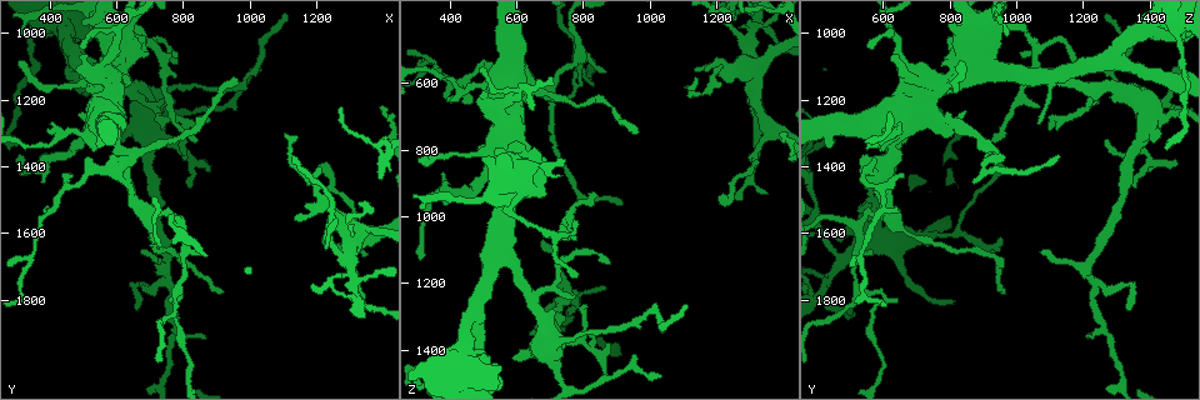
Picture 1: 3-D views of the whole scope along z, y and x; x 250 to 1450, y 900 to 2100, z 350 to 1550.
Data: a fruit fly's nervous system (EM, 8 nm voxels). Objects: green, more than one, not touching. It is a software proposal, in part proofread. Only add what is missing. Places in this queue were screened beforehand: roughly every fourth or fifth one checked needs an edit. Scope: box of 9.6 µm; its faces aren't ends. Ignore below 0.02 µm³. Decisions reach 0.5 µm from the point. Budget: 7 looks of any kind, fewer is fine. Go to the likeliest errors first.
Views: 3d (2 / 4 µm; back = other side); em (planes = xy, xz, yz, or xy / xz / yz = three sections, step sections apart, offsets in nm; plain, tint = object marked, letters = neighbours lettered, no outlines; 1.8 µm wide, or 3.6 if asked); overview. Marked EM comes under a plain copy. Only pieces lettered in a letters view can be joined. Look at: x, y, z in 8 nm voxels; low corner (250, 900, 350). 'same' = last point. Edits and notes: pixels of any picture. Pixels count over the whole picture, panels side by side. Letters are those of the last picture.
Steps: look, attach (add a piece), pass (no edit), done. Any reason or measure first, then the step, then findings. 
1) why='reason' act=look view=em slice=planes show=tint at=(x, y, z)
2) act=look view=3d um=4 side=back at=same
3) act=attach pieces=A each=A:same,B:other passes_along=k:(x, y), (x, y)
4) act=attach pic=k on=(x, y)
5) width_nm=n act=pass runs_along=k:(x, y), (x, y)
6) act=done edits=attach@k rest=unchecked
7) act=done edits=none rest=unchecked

why='thin end' act=look view=em slice=planes show=letters at=(1330, 1810, 810)

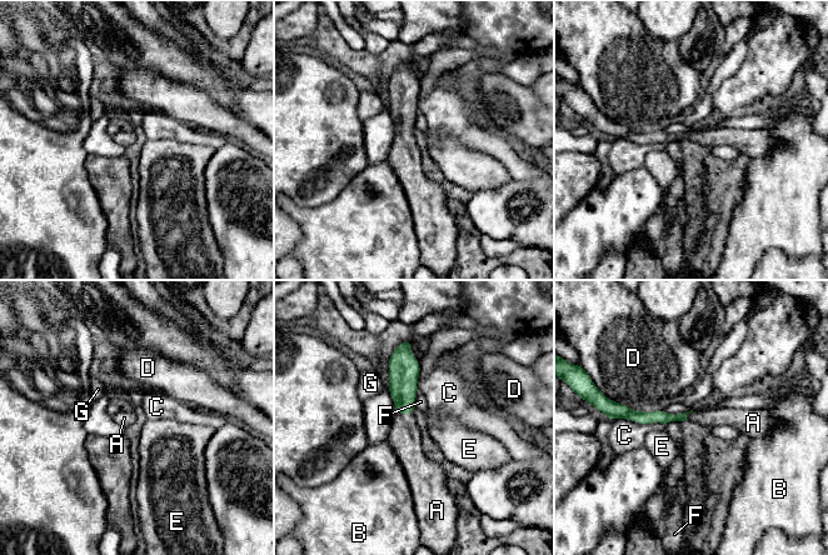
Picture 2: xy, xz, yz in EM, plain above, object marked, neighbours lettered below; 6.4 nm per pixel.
act=attach pieces=A each=A:same,B:other,C:other,D:other,E:other,F:other,G:other passes_along=2:(403, 374), (405, 413), (405, 438) found='the neuron continues'

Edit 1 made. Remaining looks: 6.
why='looks like a crossing' act=look view=em slice=planes show=letters at=(690, 1210, 1380)

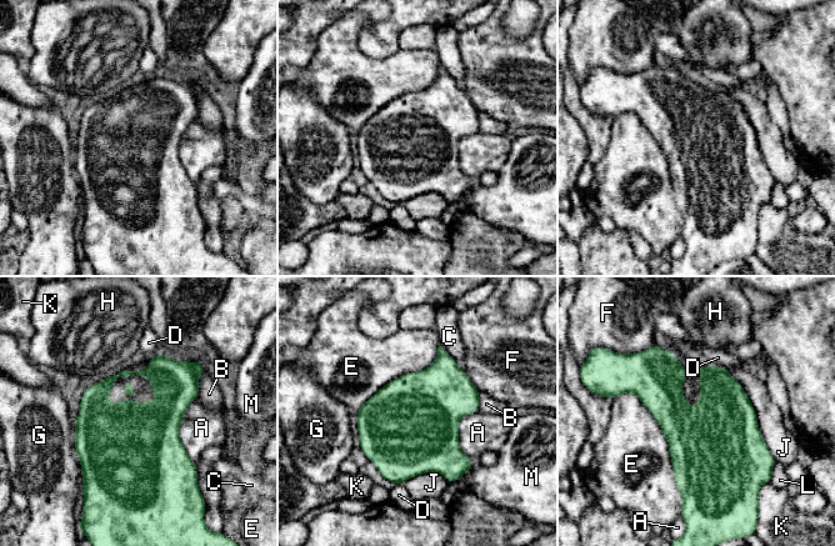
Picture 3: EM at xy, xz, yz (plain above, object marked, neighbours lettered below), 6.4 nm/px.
act=pass each=A:other,B:other,C:other,D:other,E:other,F:other,G:other,H:other,J:other,K:other,L:other,M:other border=3:(616, 395), (658, 424), (681, 501) found='no lettered piece goes on from it'

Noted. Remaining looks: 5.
why='branch stops here' act=look view=3d um=2 at=(1110, 1310, 610)

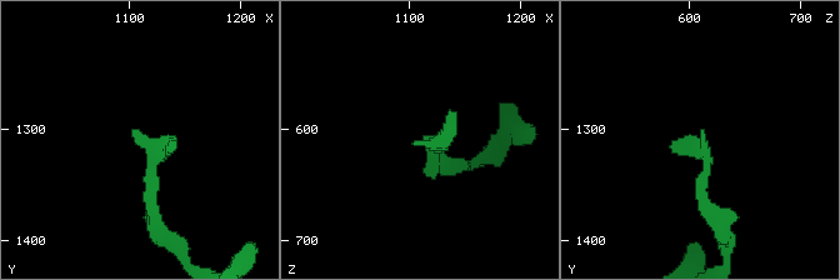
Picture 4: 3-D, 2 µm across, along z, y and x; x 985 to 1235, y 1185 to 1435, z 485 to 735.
why='need the tissue' act=look view=em slice=planes show=tint at=(1106, 1298, 612)

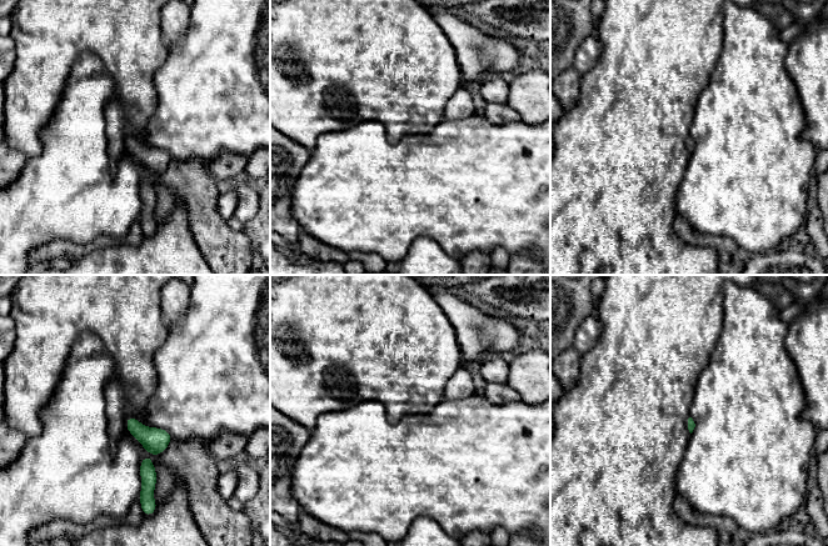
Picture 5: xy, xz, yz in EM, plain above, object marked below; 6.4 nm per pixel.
why='see the neighbours' act=look view=em slice=planes show=letters at=same

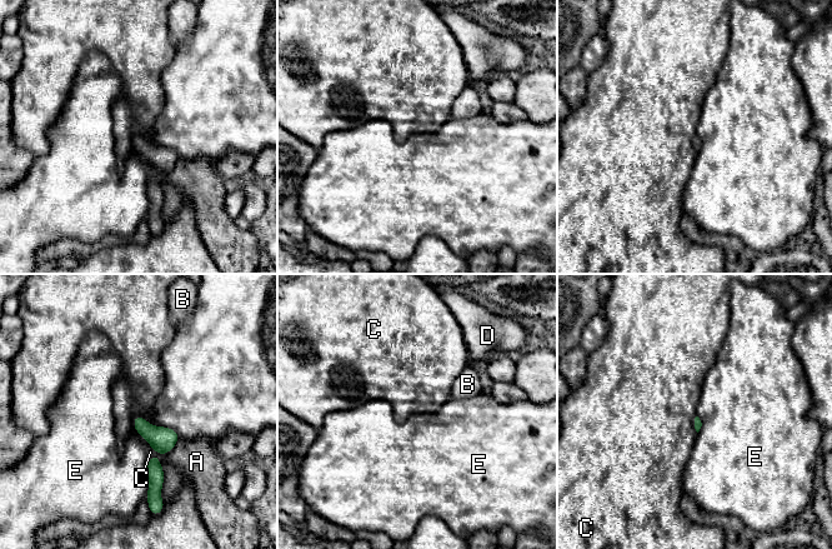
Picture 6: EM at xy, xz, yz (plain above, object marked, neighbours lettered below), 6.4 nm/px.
act=pass each=A:other,B:other,C:other,D:other,E:other found='none of them fits'

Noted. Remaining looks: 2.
act=done edits=attach@2 rest=unchecked

